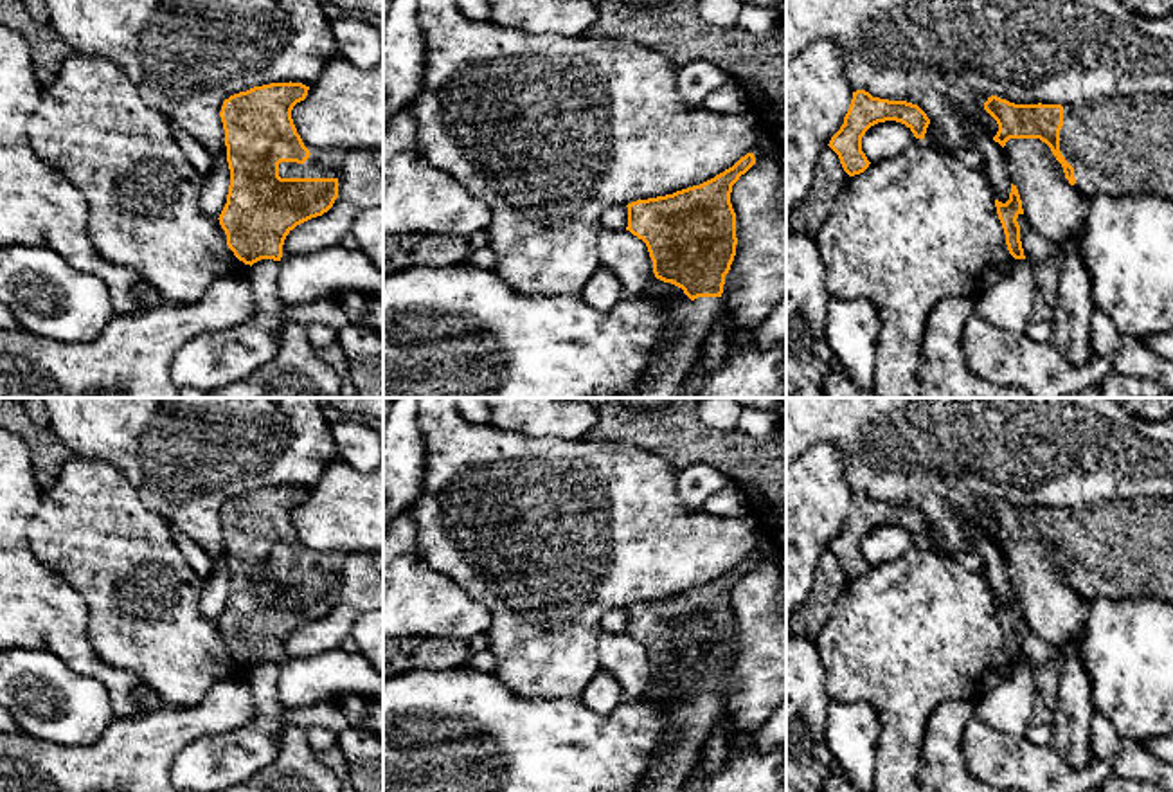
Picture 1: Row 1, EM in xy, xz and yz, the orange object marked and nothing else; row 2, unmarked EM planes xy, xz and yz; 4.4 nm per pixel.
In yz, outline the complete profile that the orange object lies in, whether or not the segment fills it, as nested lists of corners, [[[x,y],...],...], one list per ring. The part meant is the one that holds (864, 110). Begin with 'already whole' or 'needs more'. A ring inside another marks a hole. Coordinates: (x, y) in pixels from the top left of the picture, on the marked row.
already whole; [[[865,90],[853,92],[844,124],[828,144],[838,155],[849,176],[860,175],[869,167],[871,162],[862,151],[862,137],[871,126],[885,121],[905,124],[921,140],[930,124],[930,119],[918,104],[873,97]]]

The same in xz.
needs more; [[[754,153],[741,157],[732,167],[714,178],[673,194],[628,203],[628,227],[642,239],[653,261],[653,274],[684,292],[676,297],[646,295],[675,319],[675,338],[655,349],[653,360],[633,391],[633,398],[678,398],[696,356],[702,353],[707,331],[725,317],[723,284],[736,256],[736,212],[730,203],[732,185],[756,164]]]

